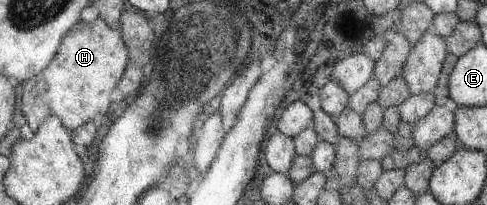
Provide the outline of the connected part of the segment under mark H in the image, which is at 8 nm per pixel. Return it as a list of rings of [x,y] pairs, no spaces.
[[[100,18],[85,22],[78,20],[60,39],[60,43],[48,61],[48,65],[22,82],[20,93],[20,110],[31,131],[36,131],[47,117],[60,119],[62,127],[74,131],[76,127],[90,121],[94,115],[105,115],[110,107],[109,95],[116,87],[128,65],[128,55],[119,30],[109,28]]]

